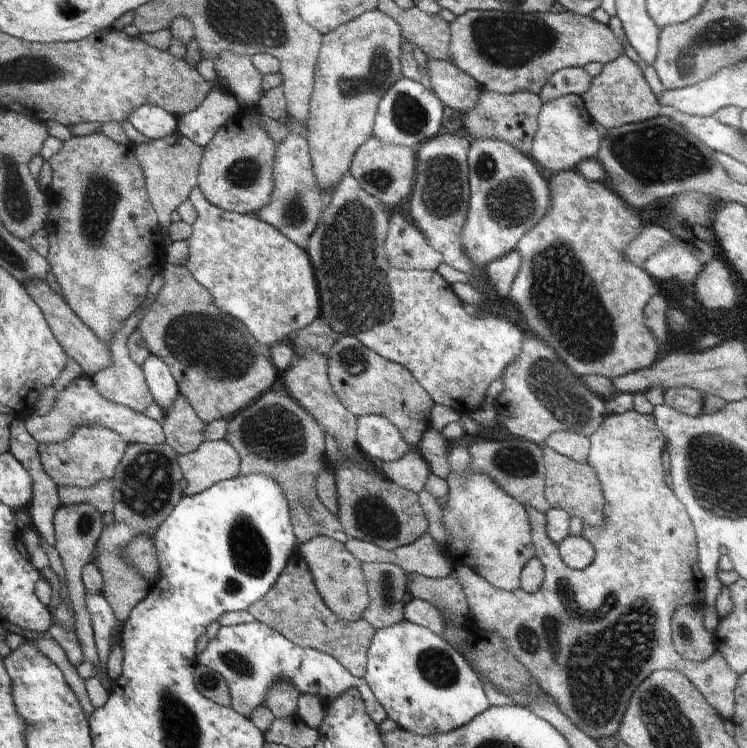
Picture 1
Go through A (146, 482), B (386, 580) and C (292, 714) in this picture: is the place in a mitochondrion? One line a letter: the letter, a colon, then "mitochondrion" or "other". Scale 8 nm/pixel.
A: mitochondrion
B: mitochondrion
C: other

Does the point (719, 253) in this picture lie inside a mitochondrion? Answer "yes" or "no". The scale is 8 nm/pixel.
no

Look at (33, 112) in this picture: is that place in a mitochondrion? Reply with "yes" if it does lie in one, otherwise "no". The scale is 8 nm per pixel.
no

